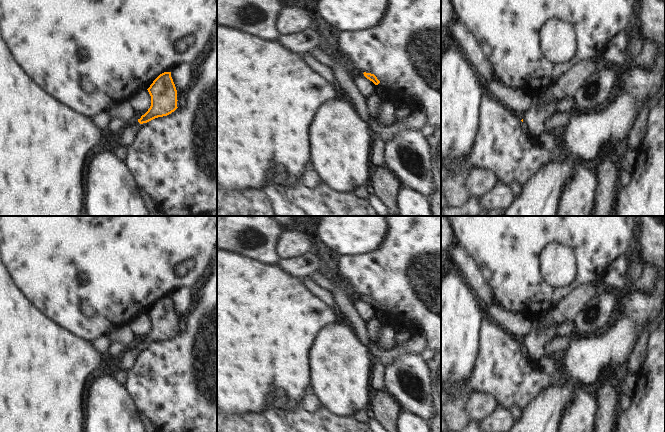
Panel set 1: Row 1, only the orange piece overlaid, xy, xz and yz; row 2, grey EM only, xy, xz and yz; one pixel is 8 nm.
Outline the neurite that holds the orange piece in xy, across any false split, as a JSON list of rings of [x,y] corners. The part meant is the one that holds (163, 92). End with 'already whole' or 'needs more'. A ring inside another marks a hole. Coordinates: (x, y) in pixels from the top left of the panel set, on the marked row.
[[[171,72],[160,74],[147,89],[151,96],[151,106],[137,121],[126,124],[121,130],[119,145],[129,146],[141,124],[174,112],[177,107],[177,90]]]; needs more

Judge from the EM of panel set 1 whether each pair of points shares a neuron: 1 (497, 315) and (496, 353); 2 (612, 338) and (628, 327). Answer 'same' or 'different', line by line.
1: different
2: same

